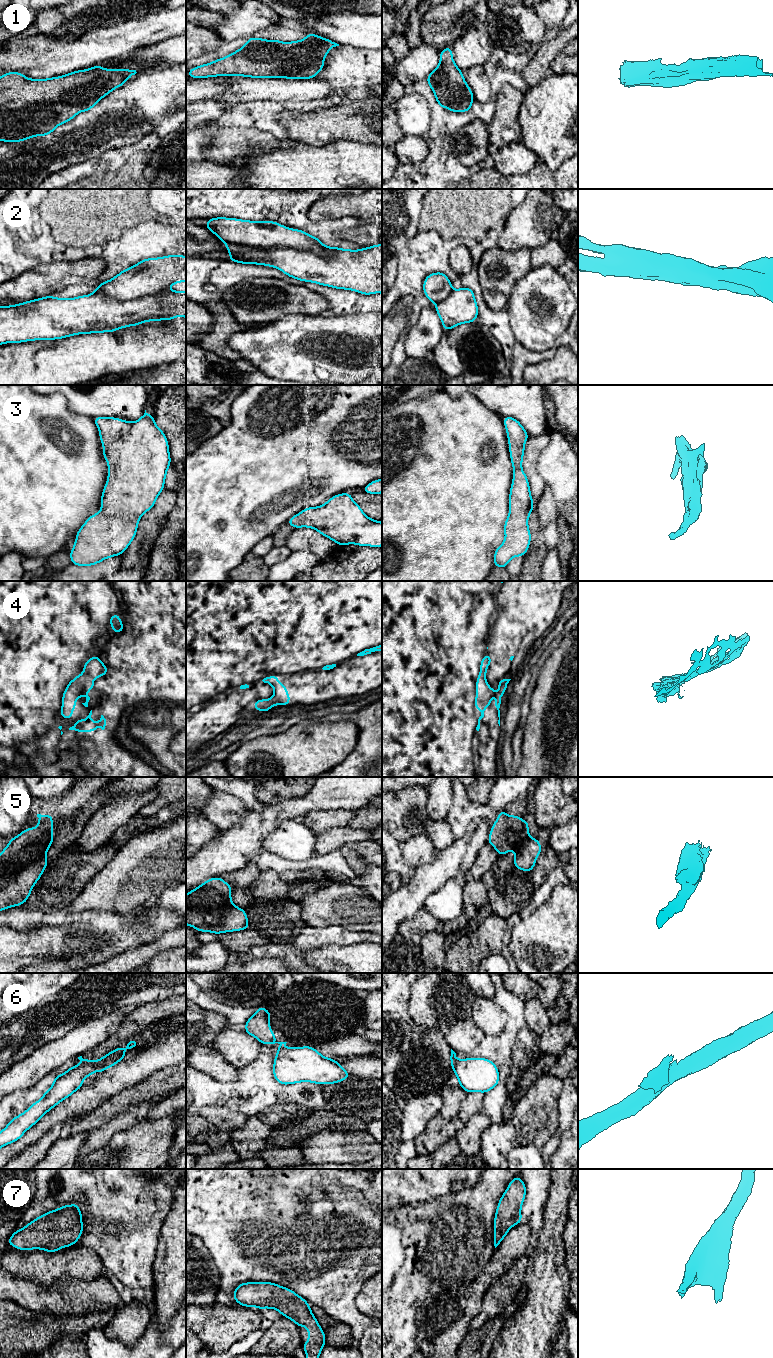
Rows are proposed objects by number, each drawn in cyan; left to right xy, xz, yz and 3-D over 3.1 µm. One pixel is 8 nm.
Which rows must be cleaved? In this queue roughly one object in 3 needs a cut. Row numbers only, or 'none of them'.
2, 6

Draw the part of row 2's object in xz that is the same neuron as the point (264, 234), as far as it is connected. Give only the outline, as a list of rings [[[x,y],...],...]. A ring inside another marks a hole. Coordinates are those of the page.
[[[217,217],[207,219],[205,227],[225,243],[241,243],[262,248],[289,247],[317,255],[327,255],[328,247],[317,237],[274,221]]]

